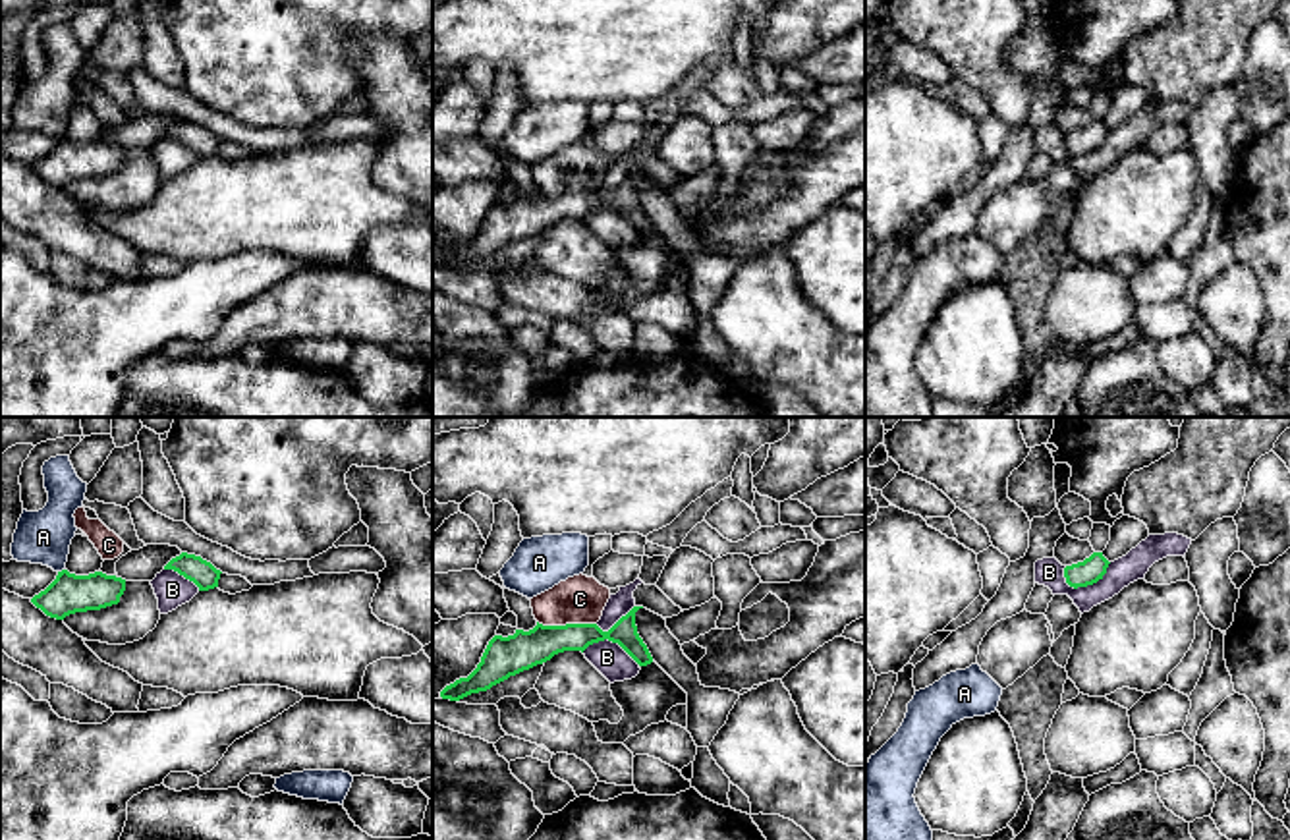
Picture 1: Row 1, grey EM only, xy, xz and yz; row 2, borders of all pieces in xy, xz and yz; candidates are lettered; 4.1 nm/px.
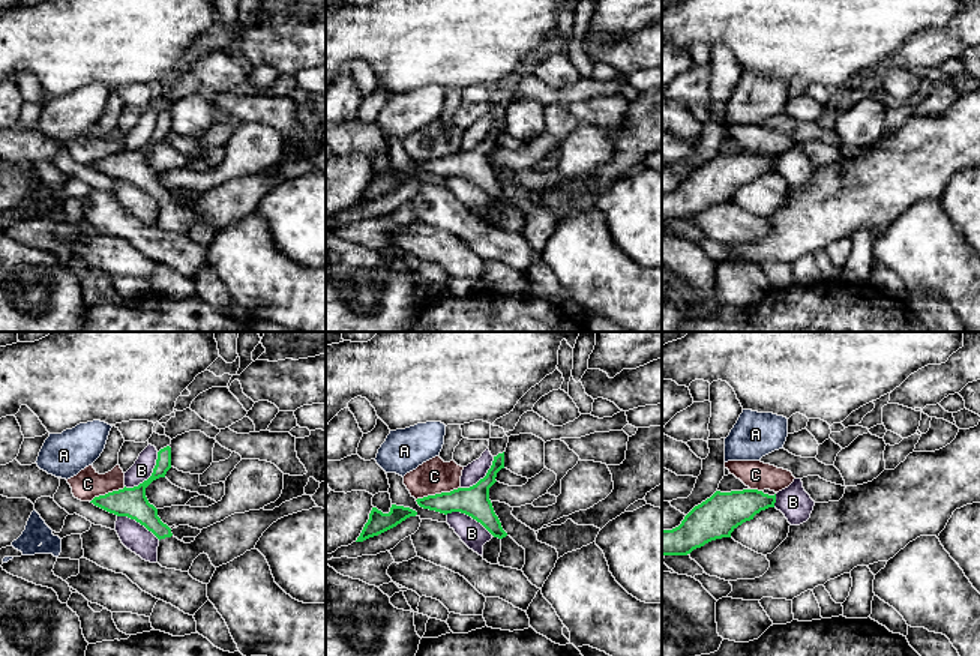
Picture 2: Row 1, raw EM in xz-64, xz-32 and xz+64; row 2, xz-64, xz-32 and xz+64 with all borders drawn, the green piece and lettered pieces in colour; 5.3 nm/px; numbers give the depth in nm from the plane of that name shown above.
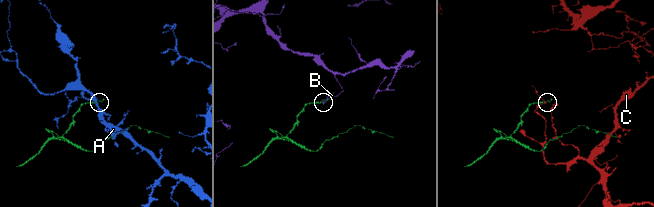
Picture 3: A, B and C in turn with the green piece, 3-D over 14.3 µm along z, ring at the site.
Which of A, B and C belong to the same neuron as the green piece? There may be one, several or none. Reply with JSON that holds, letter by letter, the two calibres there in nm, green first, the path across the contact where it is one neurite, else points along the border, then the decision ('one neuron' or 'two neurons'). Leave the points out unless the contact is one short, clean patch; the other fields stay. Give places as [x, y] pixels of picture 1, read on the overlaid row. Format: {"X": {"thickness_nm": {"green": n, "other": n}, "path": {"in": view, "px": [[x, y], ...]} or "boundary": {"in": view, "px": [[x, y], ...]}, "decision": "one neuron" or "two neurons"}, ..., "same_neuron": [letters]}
{"A": {"thickness_nm": {"green": 170, "other": 220}, "boundary": {"in": "xy", "px": [[64, 568], [58, 572]]}, "decision": "two neurons"}, "B": {"thickness_nm": {"green": 110, "other": 120}, "decision": "two neurons"}, "C": {"thickness_nm": {"green": 160, "other": 200}, "decision": "two neurons"}, "same_neuron": []}

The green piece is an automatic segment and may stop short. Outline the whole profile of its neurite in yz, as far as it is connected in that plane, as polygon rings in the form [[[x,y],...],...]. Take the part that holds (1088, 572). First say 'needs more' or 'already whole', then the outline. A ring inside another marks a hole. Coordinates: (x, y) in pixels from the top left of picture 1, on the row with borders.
already whole; [[[1093,552],[1083,562],[1064,568],[1066,583],[1074,589],[1093,585],[1103,579],[1108,564],[1110,562],[1103,556],[1103,552]]]

